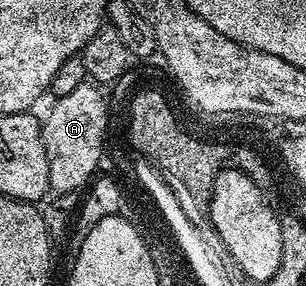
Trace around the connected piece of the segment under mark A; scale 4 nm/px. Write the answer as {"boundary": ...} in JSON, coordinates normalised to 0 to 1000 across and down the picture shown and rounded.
{"boundary":[[[278,287],[255,301],[255,315],[193,339],[180,353],[183,367],[160,385],[157,409],[141,409],[150,566],[163,580],[157,650],[173,675],[258,675],[317,612],[314,584],[340,545],[340,472],[353,462],[359,388],[343,325],[337,336],[324,318],[337,322],[310,290]]]}

